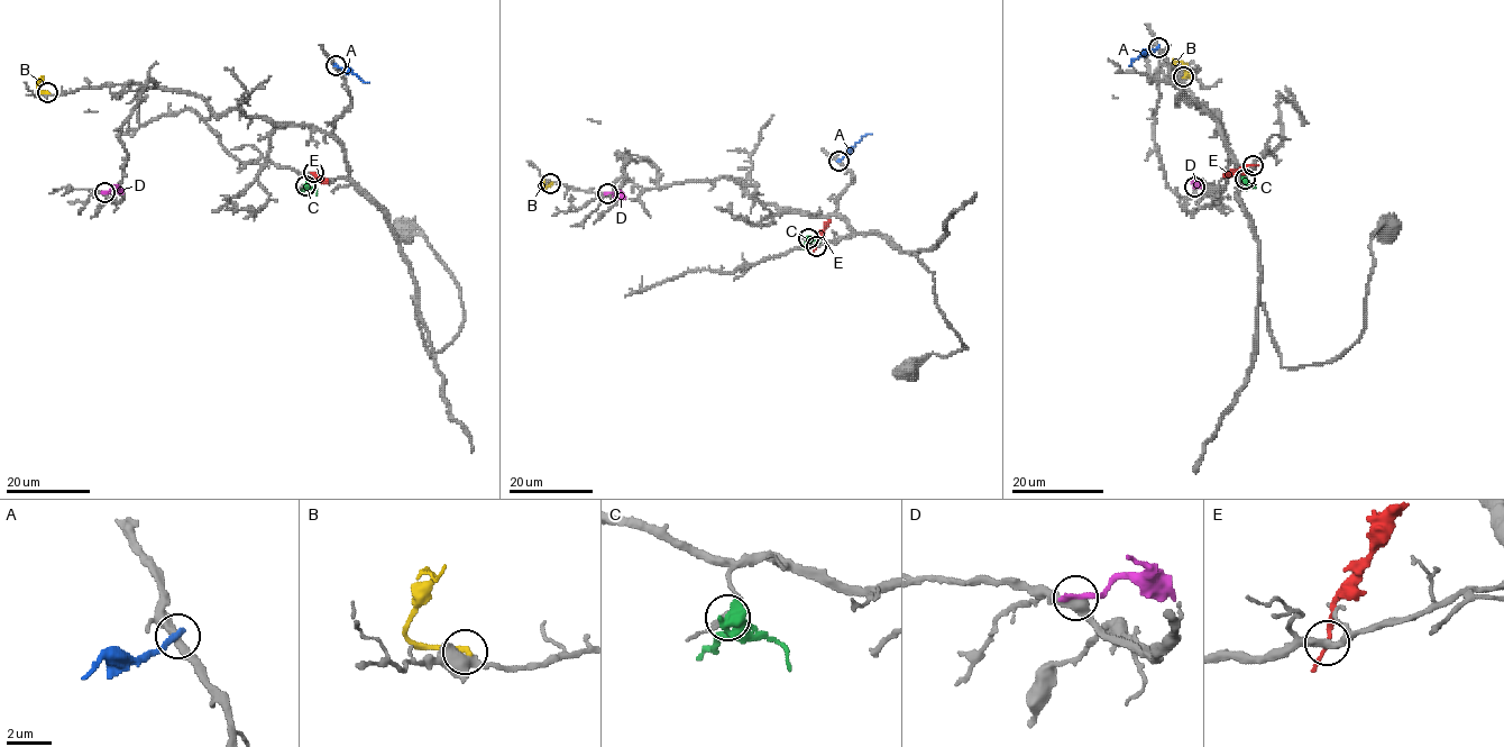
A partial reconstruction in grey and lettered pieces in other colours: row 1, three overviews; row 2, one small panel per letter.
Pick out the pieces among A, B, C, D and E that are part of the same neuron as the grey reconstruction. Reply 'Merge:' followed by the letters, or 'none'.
Merge: none

